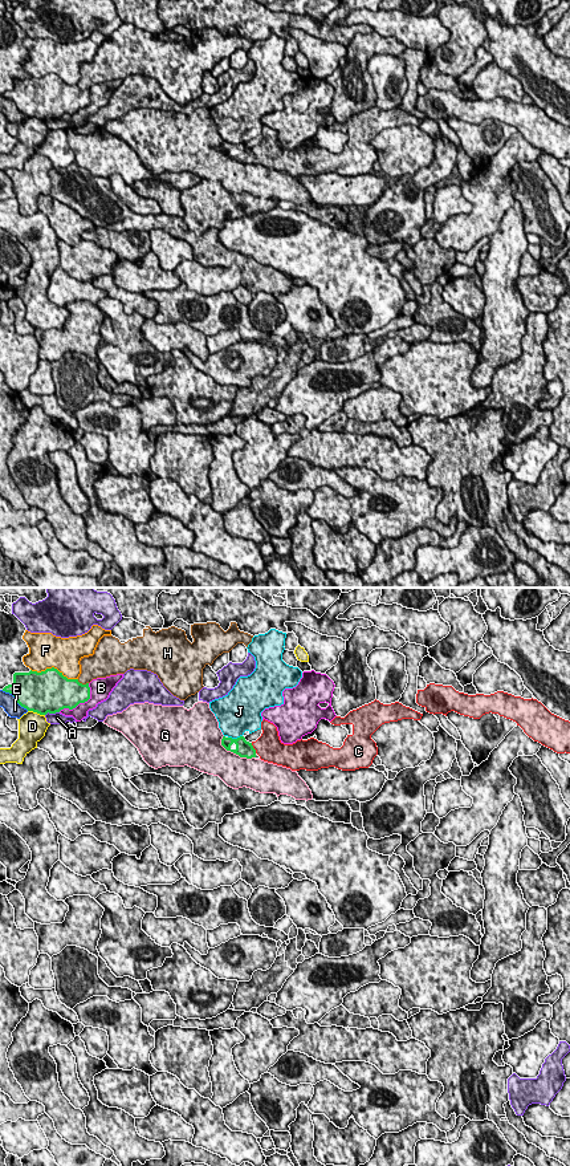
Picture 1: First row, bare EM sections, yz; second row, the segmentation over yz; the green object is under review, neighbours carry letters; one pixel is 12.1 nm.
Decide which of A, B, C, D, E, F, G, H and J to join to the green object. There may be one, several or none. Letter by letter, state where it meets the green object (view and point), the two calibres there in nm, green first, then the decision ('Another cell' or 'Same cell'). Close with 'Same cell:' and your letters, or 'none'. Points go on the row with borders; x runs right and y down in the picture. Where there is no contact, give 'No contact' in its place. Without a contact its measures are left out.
A: Touches green at yz (52, 712). Thickness 480 nm (green) against 140 nm. Another cell
B: Touches green at yz (81, 702). Thickness 360 nm (green) against 220 nm. Another cell
C: Touches green at yz (253, 748). Thickness 200 nm (green) against 320 nm. Same cell
D: Touches green at yz (36, 711). Thickness 500 nm (green) against 340 nm. Another cell
E: Touches green at yz (16, 699). Thickness 480 nm (green) against 200 nm. Another cell
F: Touches green at yz (53, 667). Thickness 440 nm (green) against 420 nm. Another cell
G: Touches green at yz (233, 752). Thickness 200 nm (green) against 380 nm. Another cell
H: Touches green at yz (81, 683). Thickness 360 nm (green) against 280 nm. Another cell
J: Touches green at yz (235, 739). Thickness 200 nm (green) against 380 nm. Another cell
Same cell: C

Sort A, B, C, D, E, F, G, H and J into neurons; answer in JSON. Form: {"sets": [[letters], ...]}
{"sets": [["A"], ["B"], ["C"], ["D"], ["E"], ["F"], ["G"], ["H"], ["J"]]}

